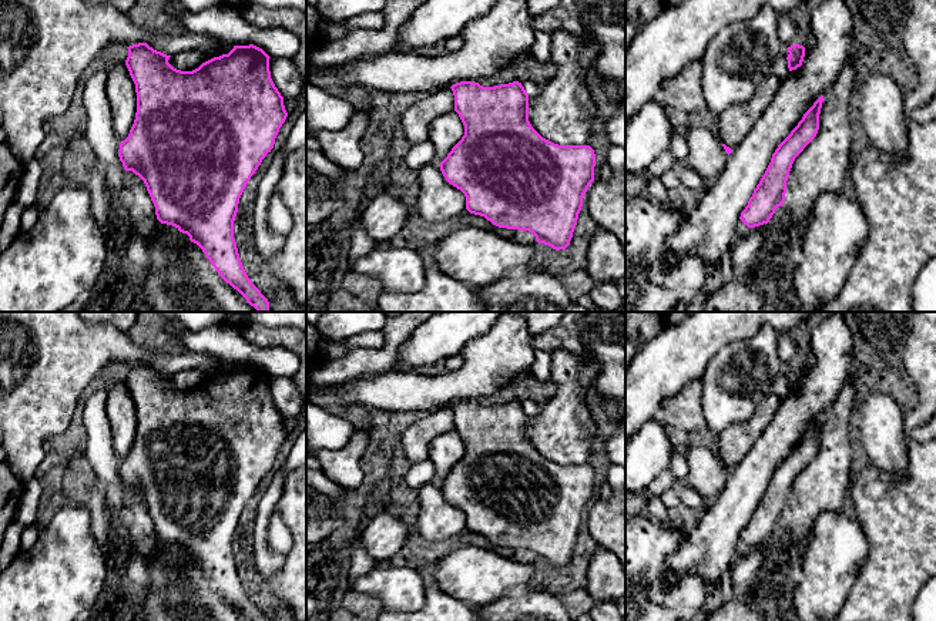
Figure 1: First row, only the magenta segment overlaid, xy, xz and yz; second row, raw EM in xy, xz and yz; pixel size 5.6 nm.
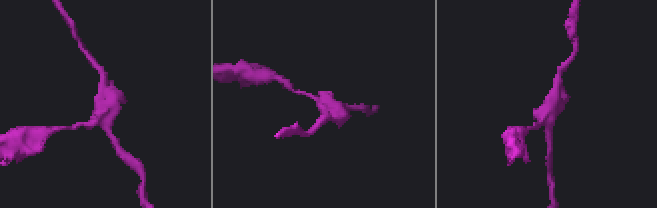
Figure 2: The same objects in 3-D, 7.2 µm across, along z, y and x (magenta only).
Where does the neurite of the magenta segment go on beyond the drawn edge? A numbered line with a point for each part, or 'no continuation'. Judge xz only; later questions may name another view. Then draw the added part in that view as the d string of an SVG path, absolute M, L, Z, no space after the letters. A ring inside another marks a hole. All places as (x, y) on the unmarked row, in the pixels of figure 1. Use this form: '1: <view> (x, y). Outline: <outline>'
no continuation

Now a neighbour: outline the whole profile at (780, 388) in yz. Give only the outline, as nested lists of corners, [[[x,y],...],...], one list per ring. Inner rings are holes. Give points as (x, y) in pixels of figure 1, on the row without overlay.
[[[781,372],[779,375],[776,375],[774,377],[774,383],[772,383],[772,393],[779,399],[785,399],[786,395],[789,393],[789,387],[788,387],[788,379],[784,375],[784,372]]]

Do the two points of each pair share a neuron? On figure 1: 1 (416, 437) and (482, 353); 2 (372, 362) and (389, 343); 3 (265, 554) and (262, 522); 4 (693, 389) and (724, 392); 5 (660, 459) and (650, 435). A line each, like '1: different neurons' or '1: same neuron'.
1: different neurons
2: same neuron
3: same neuron
4: different neurons
5: same neuron

